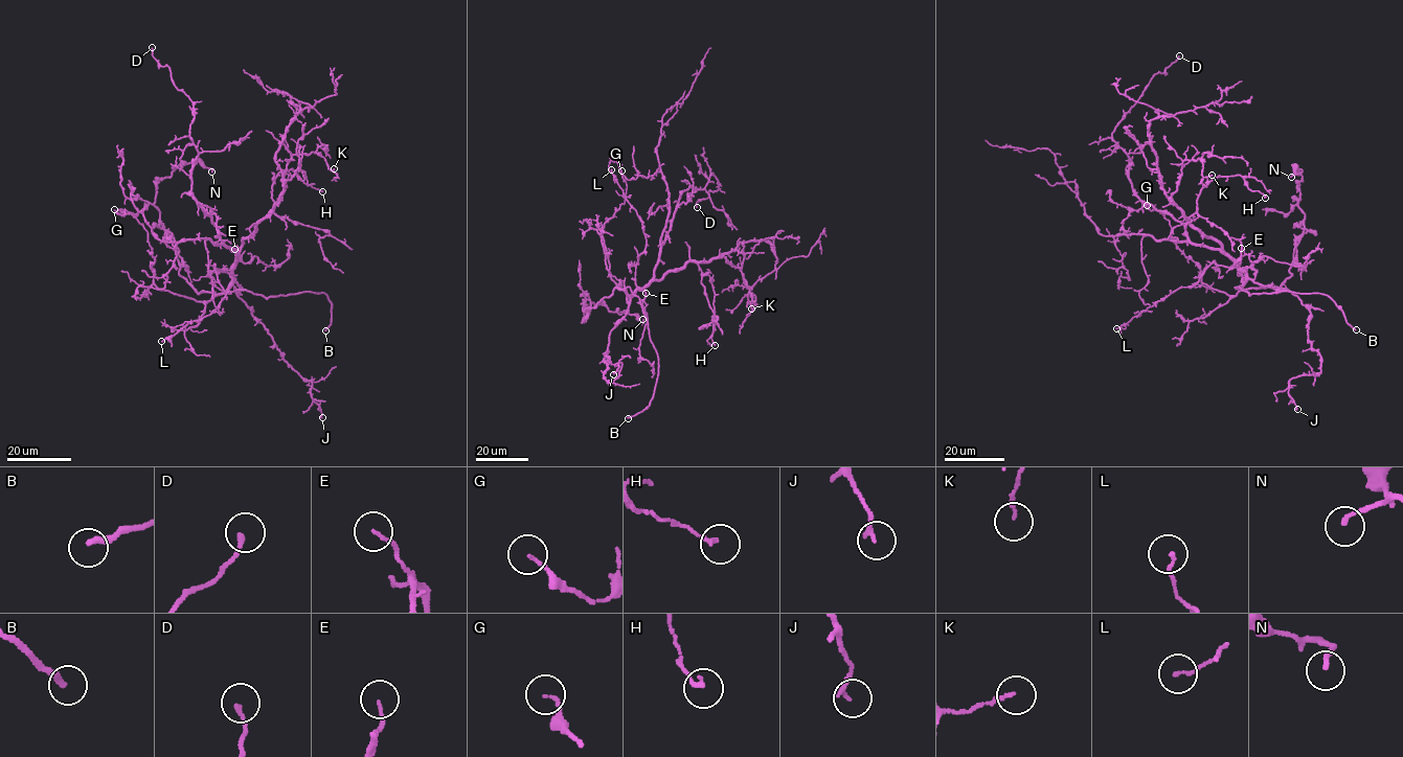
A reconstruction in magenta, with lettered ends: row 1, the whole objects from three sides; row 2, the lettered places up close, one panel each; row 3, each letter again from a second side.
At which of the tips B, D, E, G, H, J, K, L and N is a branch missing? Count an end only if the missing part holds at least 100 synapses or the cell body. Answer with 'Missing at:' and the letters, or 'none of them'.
Missing at: B

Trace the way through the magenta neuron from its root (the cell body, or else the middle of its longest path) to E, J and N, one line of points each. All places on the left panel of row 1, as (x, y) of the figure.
E: (232, 250), (238, 252), (236, 261), (240, 255), (234, 249)
J: (232, 250), (238, 255), (232, 276), (242, 288), (236, 293), (284, 361), (312, 381), (311, 396), (322, 417)
N: (232, 250), (231, 284), (197, 293), (179, 274), (179, 249), (154, 204), (156, 182), (179, 164), (211, 171)

